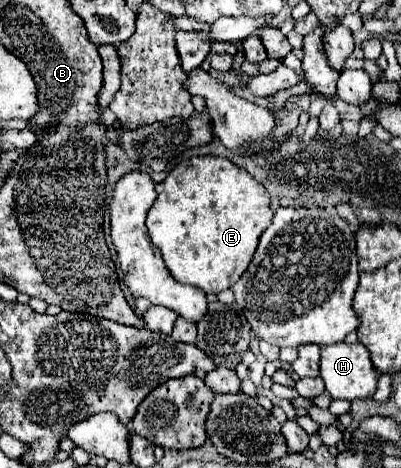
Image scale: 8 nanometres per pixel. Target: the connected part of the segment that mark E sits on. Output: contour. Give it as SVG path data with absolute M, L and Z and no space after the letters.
M193 156L179 162L161 184L147 228L177 282L219 294L241 278L271 220L267 190L245 170L235 168L227 158Z

